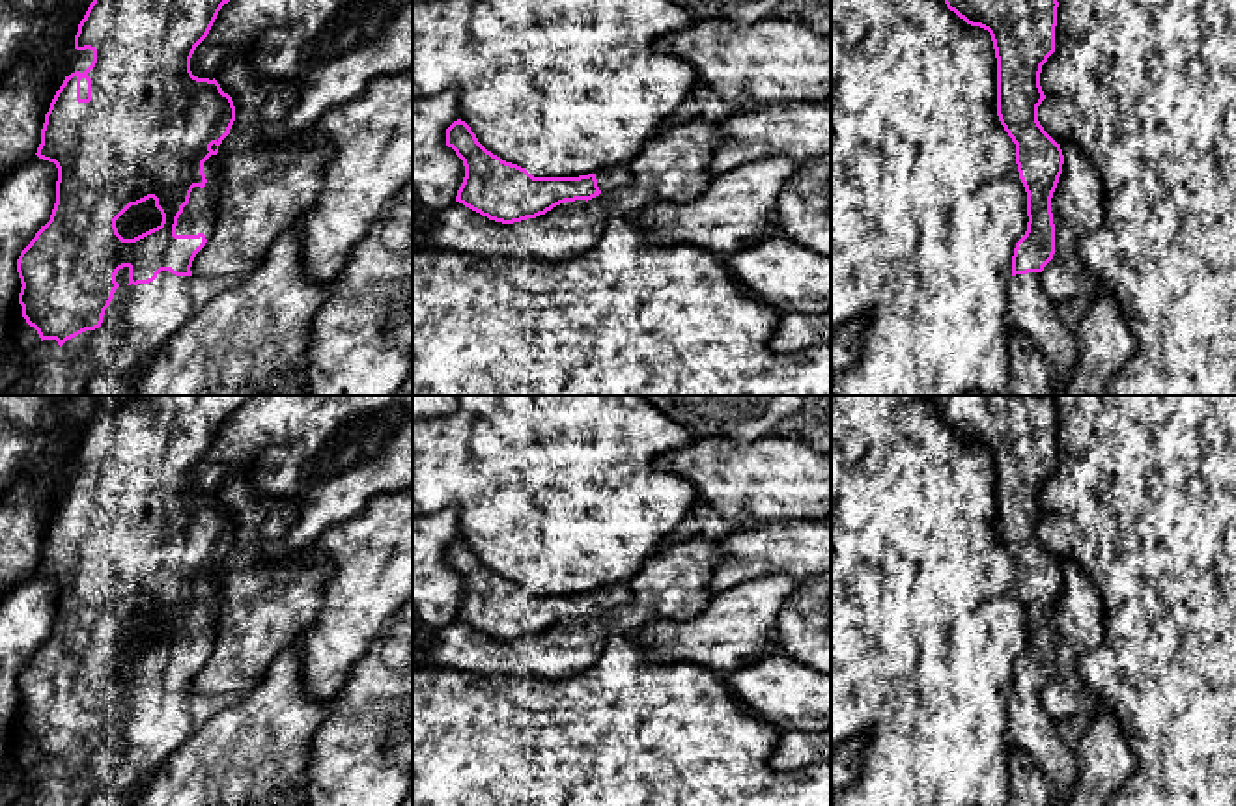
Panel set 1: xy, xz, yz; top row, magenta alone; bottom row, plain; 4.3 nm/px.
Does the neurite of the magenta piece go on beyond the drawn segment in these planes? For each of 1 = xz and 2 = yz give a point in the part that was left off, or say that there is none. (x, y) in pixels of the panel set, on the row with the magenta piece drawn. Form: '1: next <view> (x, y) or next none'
1: next xz (611, 178)
2: next yz (1031, 310)

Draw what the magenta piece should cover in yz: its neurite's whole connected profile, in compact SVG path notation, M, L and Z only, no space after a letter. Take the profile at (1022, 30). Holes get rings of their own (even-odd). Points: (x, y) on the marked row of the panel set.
M945 0L971 26L990 32L997 58L997 116L1016 144L1016 164L1027 192L1027 231L1016 243L1008 282L1010 323L1044 353L1055 390L1077 364L1077 338L1046 295L1042 271L1055 254L1051 198L1064 155L1038 121L1046 99L1042 65L1055 52L1057 0Z

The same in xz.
M461 119L446 129L446 146L465 166L456 202L502 224L536 218L566 202L588 202L633 179L625 164L579 177L534 177L487 151Z

